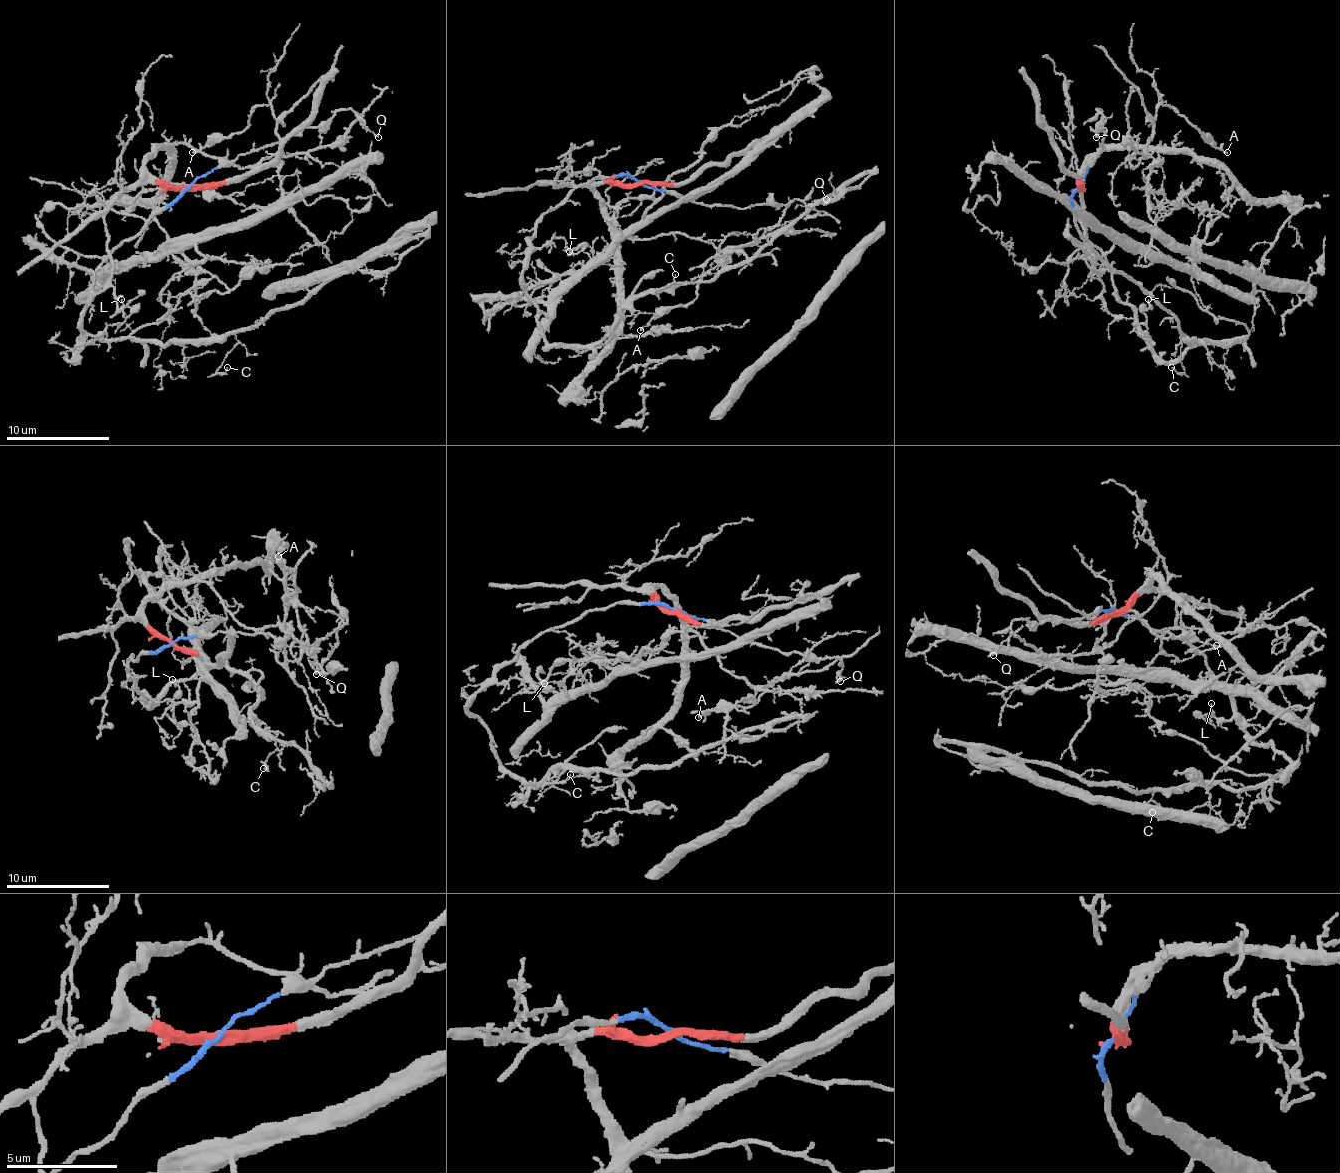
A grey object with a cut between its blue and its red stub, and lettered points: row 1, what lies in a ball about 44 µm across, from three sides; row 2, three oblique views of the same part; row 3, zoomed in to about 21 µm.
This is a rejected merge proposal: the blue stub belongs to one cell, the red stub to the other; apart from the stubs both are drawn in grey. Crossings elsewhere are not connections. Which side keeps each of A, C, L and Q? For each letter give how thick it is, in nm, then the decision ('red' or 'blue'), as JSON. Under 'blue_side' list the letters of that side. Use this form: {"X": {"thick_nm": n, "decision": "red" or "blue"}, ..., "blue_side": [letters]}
{"A": {"thick_nm": 120, "decision": "red"}, "C": {"thick_nm": 110, "decision": "blue"}, "L": {"thick_nm": 160, "decision": "blue"}, "Q": {"thick_nm": 130, "decision": "blue"}, "blue_side": ["C", "L", "Q"]}

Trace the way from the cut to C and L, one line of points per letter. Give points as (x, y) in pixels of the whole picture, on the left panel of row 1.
C: (190, 184), (100, 266), (74, 362), (103, 338), (231, 333), (226, 367)
L: (190, 184), (108, 256), (95, 274), (82, 328), (100, 336), (110, 325), (121, 323), (133, 310), (121, 300)

